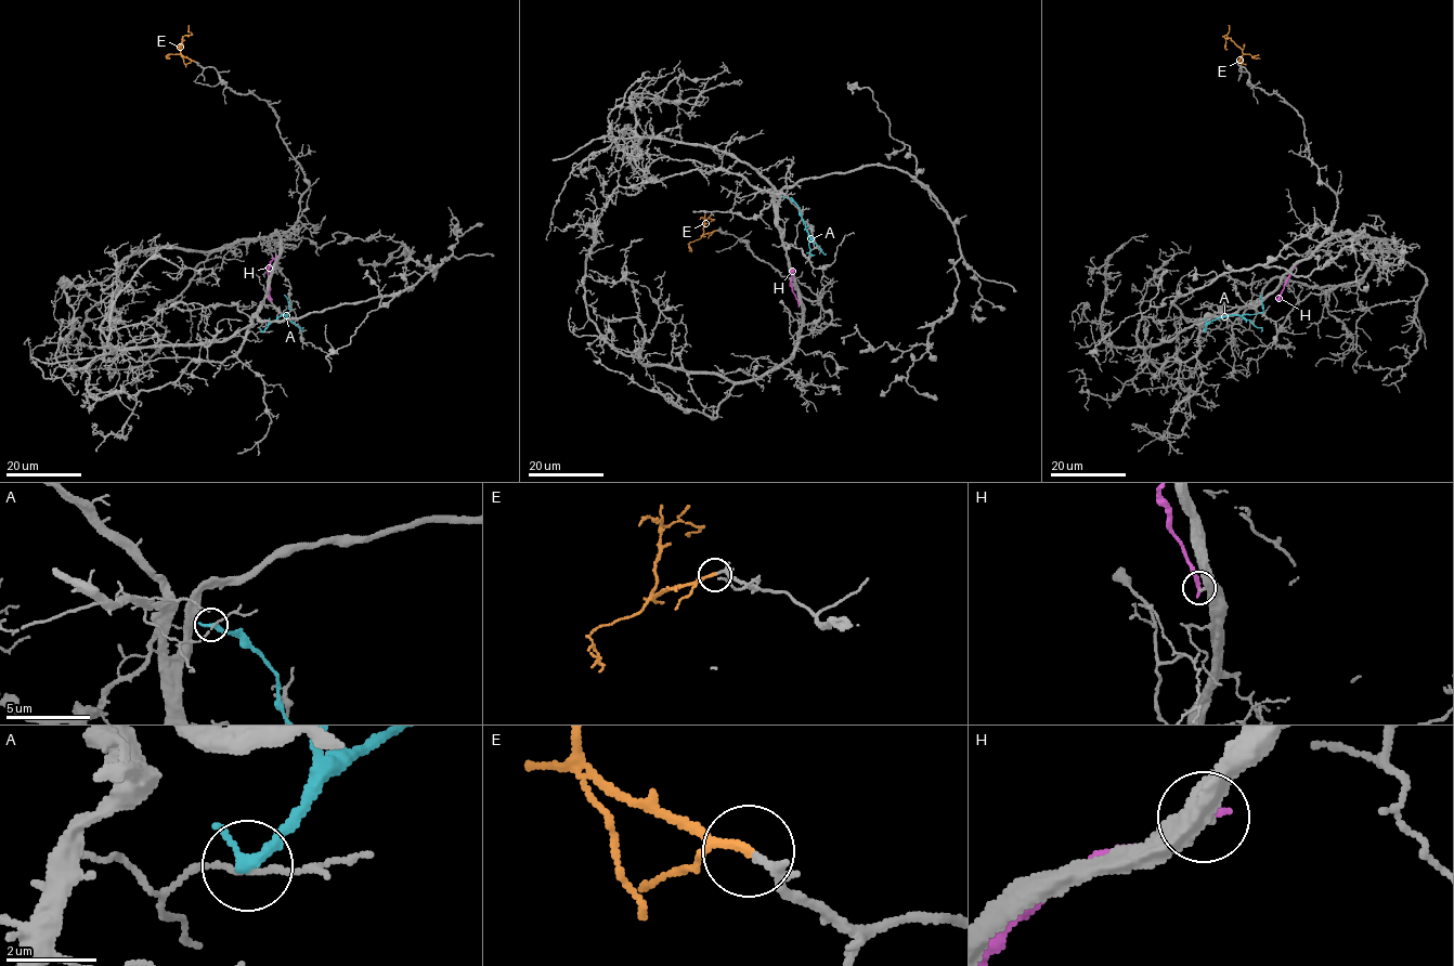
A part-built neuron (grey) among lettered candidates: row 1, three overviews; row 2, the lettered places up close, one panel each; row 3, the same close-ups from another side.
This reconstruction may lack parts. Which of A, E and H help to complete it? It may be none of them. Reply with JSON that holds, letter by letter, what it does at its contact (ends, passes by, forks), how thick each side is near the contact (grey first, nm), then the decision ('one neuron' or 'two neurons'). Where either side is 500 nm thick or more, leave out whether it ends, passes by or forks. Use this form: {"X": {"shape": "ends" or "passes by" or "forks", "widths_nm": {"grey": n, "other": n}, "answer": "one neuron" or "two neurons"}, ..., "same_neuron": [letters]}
{"A": {"shape": "ends", "widths_nm": {"grey": 90, "other": 280}, "answer": "two neurons"}, "E": {"shape": "passes by", "widths_nm": {"grey": 200, "other": 130}, "answer": "one neuron"}, "H": {"shape": "ends", "widths_nm": {"grey": 320, "other": 220}, "answer": "two neurons"}, "same_neuron": ["E"]}

